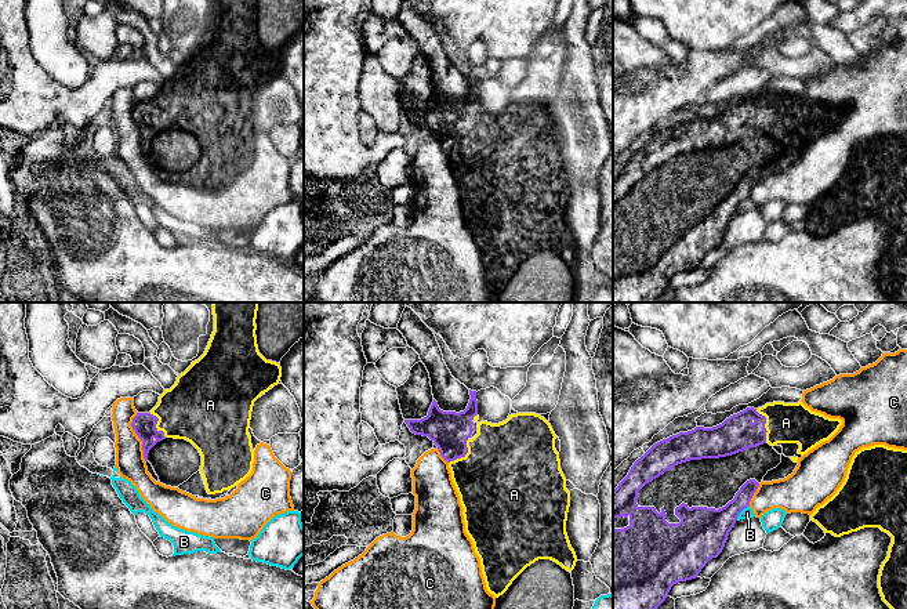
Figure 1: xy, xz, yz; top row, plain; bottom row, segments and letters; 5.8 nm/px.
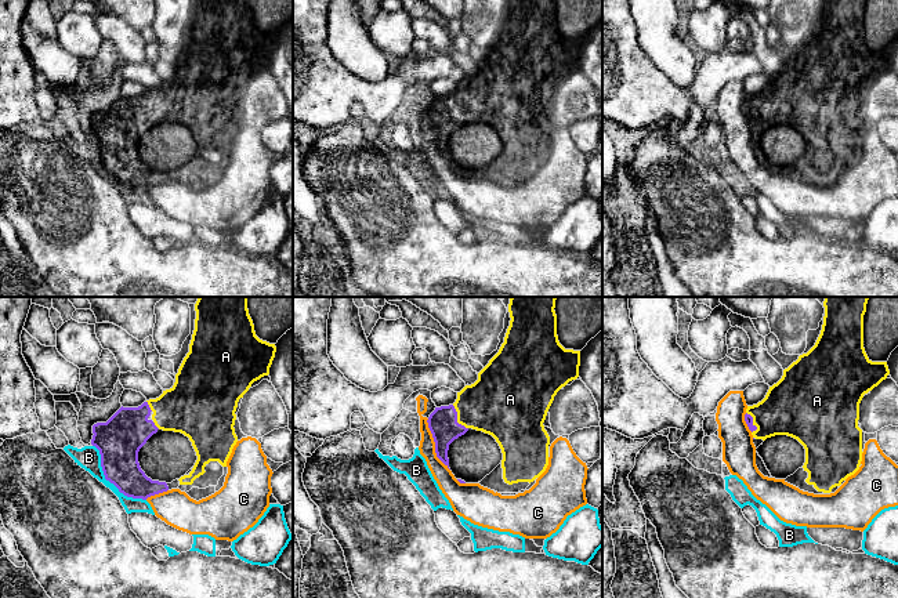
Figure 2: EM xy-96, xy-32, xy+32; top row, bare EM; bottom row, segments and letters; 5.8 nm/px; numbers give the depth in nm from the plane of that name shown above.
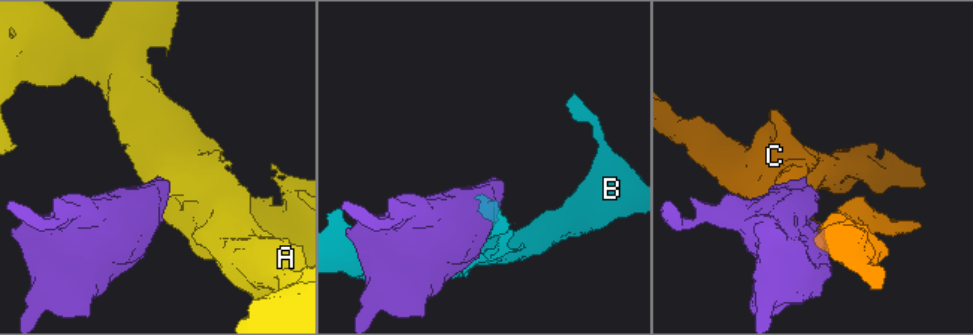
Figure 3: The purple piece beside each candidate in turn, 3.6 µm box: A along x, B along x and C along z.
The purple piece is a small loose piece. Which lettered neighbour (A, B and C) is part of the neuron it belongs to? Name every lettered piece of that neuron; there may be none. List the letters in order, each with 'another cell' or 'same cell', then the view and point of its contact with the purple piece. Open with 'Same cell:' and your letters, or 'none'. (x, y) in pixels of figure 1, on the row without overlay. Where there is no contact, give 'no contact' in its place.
Same cell: A
A: same cell | yz (764, 116)
B: another cell | yz (740, 202)
C: another cell | xy (138, 127)

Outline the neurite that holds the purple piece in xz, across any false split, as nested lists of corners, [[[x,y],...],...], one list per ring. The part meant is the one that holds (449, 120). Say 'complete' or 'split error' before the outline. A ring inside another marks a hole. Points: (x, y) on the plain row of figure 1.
split error | [[[469,80],[469,86],[464,102],[443,102],[433,90],[427,108],[404,113],[413,124],[428,127],[449,153],[486,279],[498,289],[538,250],[574,260],[577,247],[566,224],[570,182],[555,139],[556,126],[544,108],[516,104],[498,115],[479,113],[476,81]]]

